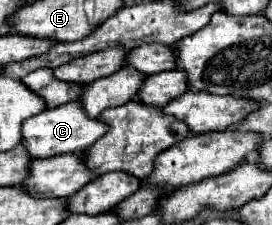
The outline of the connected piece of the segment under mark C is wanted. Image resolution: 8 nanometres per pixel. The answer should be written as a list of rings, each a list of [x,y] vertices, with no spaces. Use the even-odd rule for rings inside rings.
[[[68,102],[66,106],[58,106],[58,110],[42,110],[40,114],[24,120],[20,144],[26,148],[30,158],[50,158],[50,156],[58,156],[58,154],[80,154],[88,146],[92,146],[104,132],[106,132],[106,124],[98,122],[96,118],[88,118],[86,112],[82,110],[82,106],[78,106],[78,102]]]

